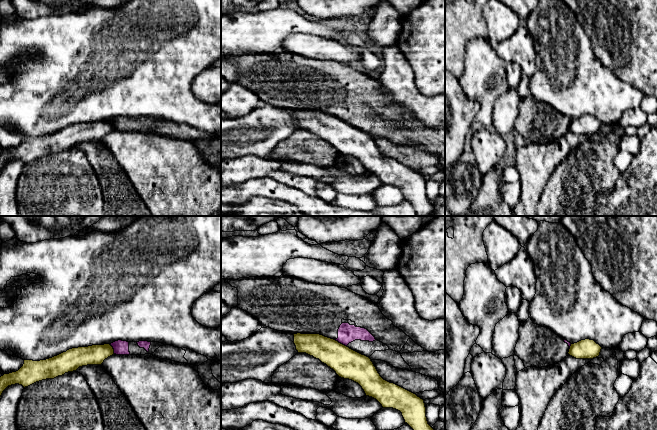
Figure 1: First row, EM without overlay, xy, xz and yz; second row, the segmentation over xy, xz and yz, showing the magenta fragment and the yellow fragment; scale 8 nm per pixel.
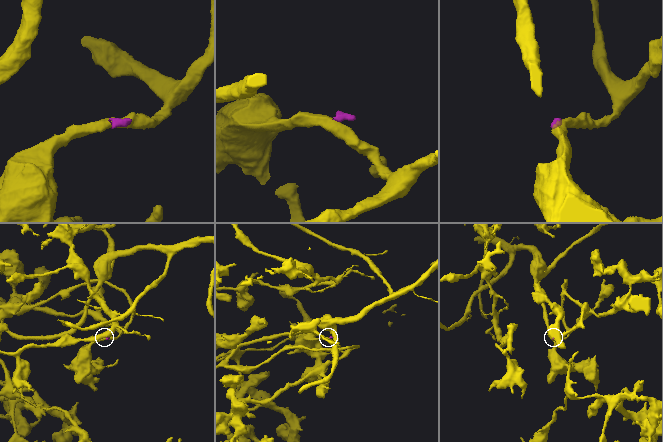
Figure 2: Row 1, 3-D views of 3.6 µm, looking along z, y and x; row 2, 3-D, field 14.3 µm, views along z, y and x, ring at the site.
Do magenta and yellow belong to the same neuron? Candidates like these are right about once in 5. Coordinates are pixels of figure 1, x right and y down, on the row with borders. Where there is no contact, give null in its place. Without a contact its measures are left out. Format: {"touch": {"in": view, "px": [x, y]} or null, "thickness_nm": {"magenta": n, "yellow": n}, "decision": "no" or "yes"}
{"touch": {"in": "xz", "px": [341, 343]}, "thickness_nm": {"magenta": 150, "yellow": 240}, "decision": "no"}

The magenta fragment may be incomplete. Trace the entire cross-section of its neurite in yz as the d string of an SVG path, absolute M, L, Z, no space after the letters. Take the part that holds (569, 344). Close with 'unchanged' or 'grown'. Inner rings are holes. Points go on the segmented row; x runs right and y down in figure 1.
M529 317L519 327L519 339L515 347L518 356L527 367L547 367L568 356L571 343L546 327L534 324Z; grown

